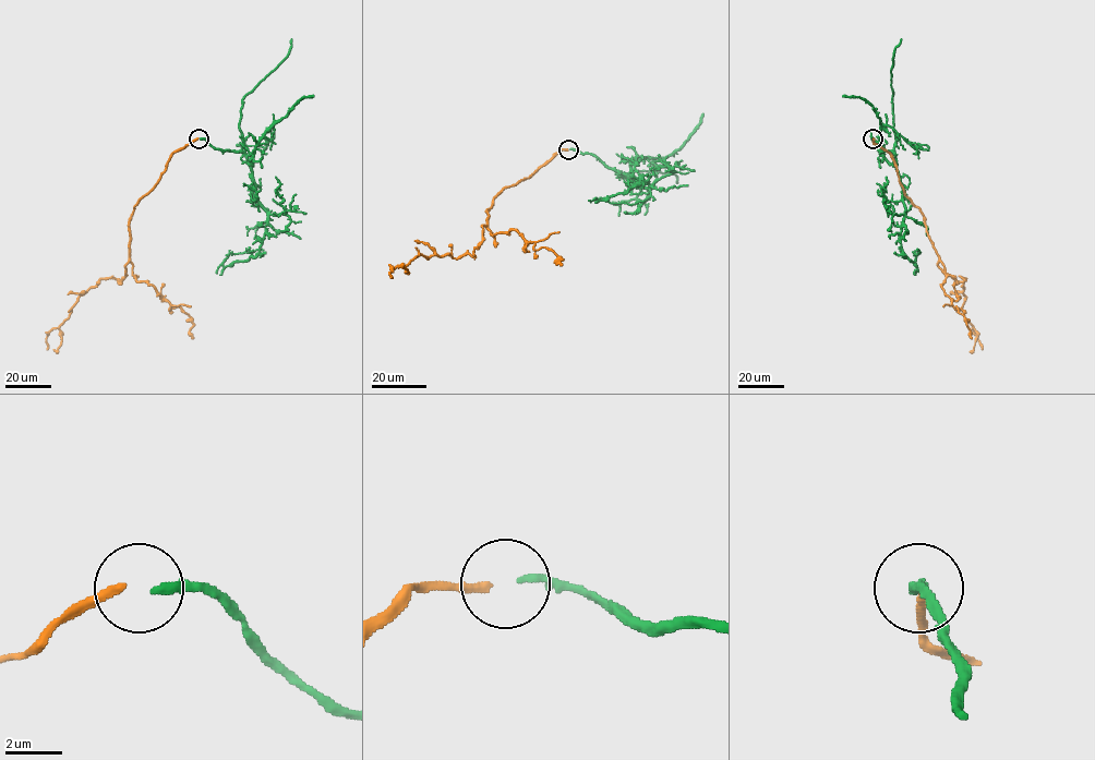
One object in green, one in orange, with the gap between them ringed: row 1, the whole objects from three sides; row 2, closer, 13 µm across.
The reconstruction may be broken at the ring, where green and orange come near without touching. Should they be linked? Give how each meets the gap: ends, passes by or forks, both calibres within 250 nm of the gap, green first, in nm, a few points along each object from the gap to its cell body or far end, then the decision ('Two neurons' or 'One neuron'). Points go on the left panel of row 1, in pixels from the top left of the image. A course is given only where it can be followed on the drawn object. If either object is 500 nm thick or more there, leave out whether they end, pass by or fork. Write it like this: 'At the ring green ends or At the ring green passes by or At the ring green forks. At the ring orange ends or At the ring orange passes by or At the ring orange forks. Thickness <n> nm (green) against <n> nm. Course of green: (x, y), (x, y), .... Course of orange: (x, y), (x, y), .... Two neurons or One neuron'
At the ring green ends. At the ring orange ends. Thickness 260 nm (green) against 280 nm. Course of green: (200, 139), (216, 148), (244, 154), (256, 201), (267, 215), (257, 254), (223, 265), (229, 253), (263, 250). Course of orange: (197, 139), (172, 154), (134, 206), (125, 276), (120, 284), (101, 278), (82, 294), (47, 335), (47, 349). One neuron

